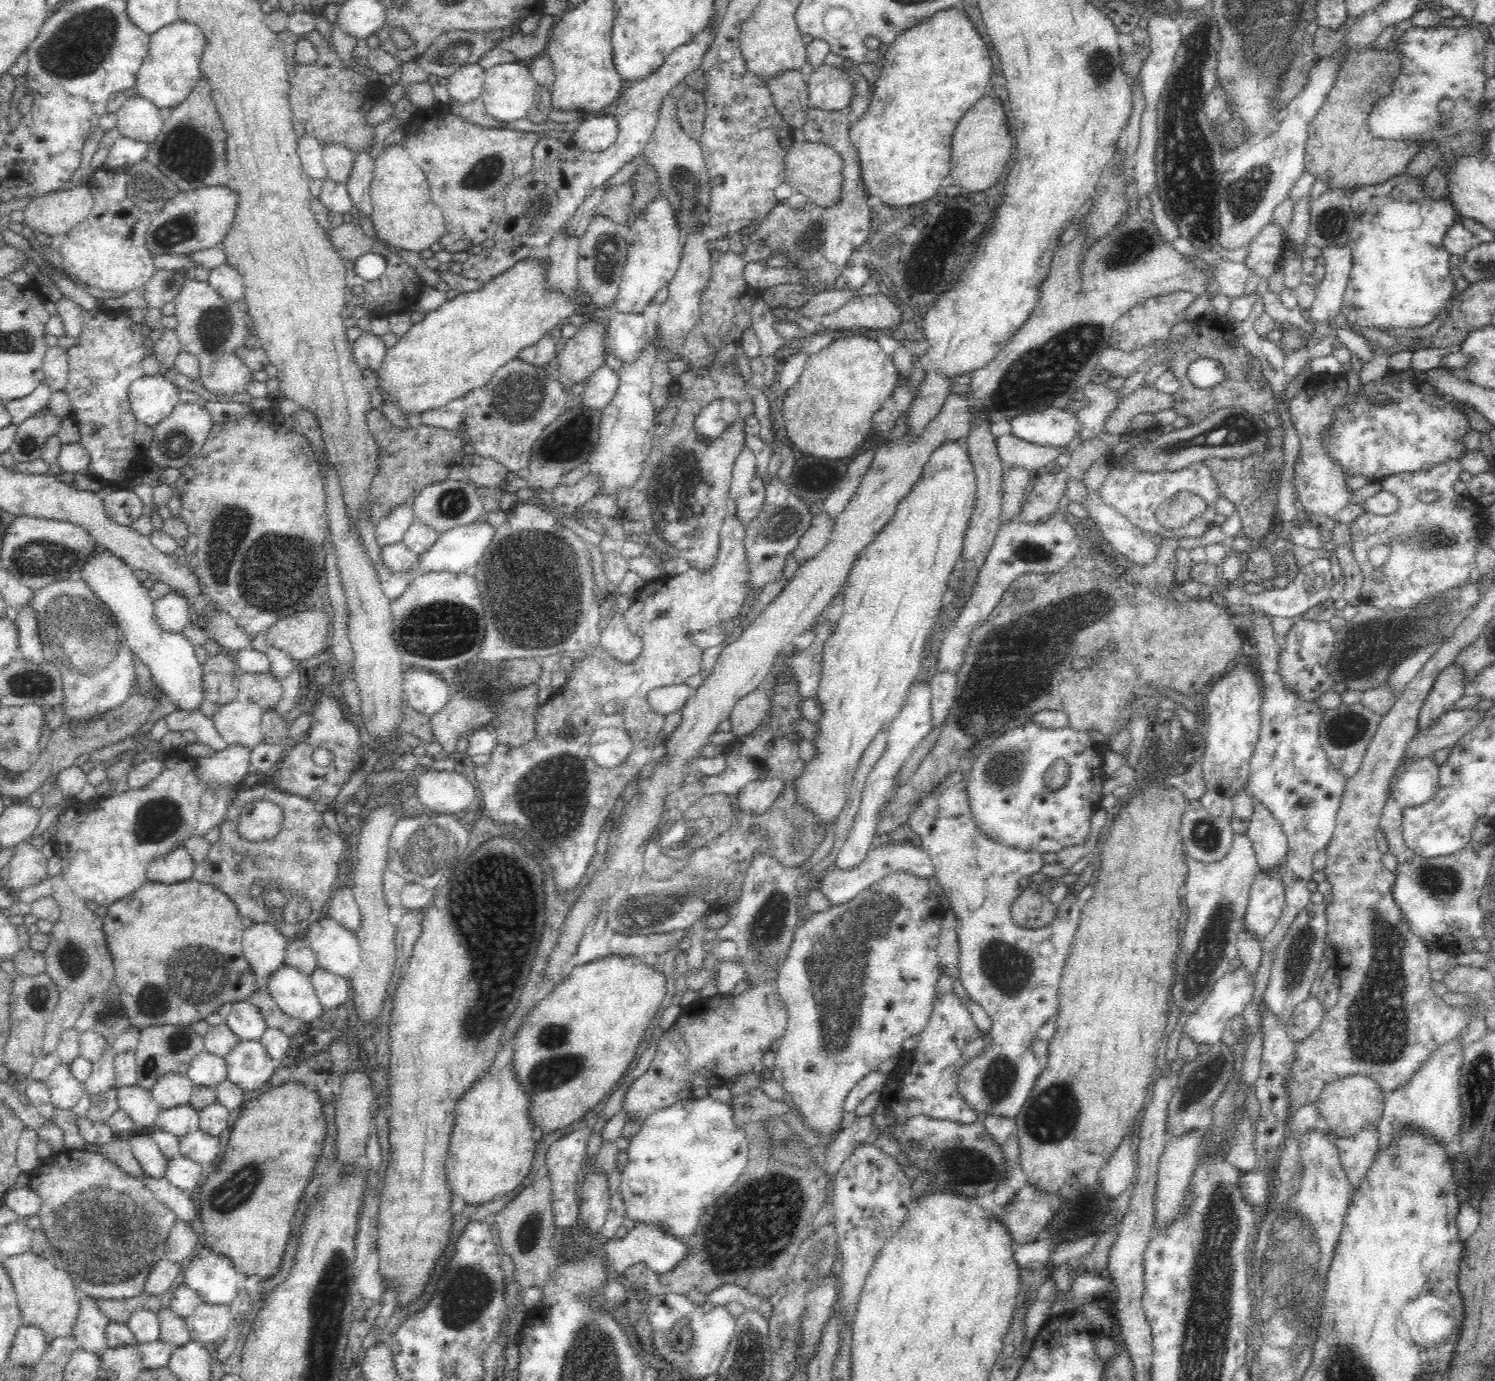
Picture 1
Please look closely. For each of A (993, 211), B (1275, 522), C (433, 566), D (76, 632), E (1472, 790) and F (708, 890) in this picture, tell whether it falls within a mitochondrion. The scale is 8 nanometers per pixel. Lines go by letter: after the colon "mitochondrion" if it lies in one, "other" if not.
A: other
B: other
C: other
D: mitochondrion
E: other
F: mitochondrion

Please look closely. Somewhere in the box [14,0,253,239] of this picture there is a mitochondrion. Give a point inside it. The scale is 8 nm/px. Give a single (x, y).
(80, 47)

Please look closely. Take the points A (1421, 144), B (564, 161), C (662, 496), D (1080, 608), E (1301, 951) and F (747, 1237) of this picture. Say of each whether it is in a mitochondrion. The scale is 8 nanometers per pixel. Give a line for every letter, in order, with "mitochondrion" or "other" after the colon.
A: other
B: other
C: mitochondrion
D: mitochondrion
E: mitochondrion
F: mitochondrion

